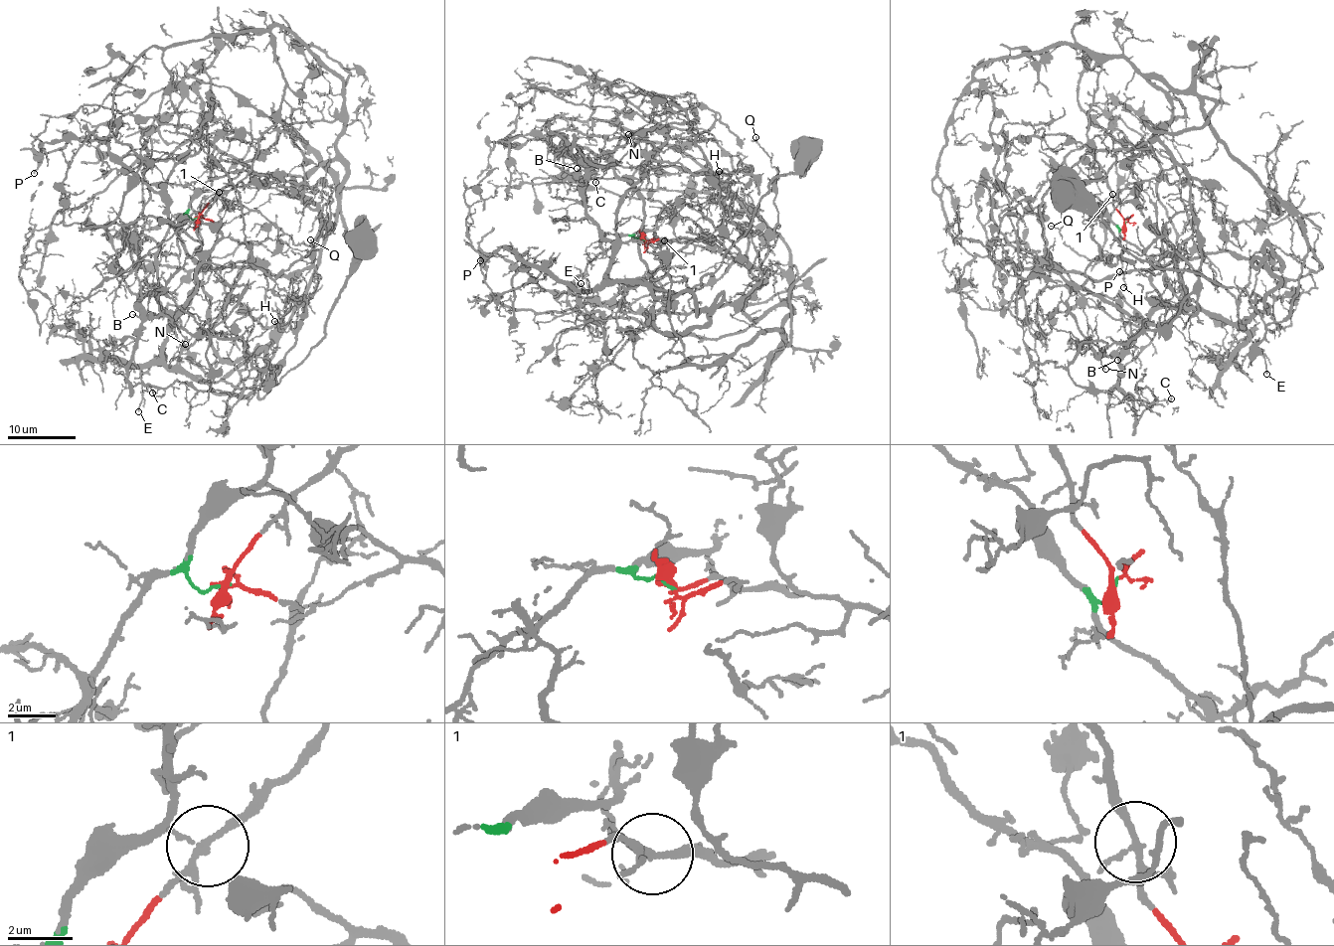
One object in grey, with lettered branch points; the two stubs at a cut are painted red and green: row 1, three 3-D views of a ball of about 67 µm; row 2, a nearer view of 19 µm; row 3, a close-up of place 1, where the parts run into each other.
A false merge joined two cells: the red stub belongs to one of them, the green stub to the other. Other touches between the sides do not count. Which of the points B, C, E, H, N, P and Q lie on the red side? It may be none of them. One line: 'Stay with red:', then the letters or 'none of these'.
Stay with red: P, Q

